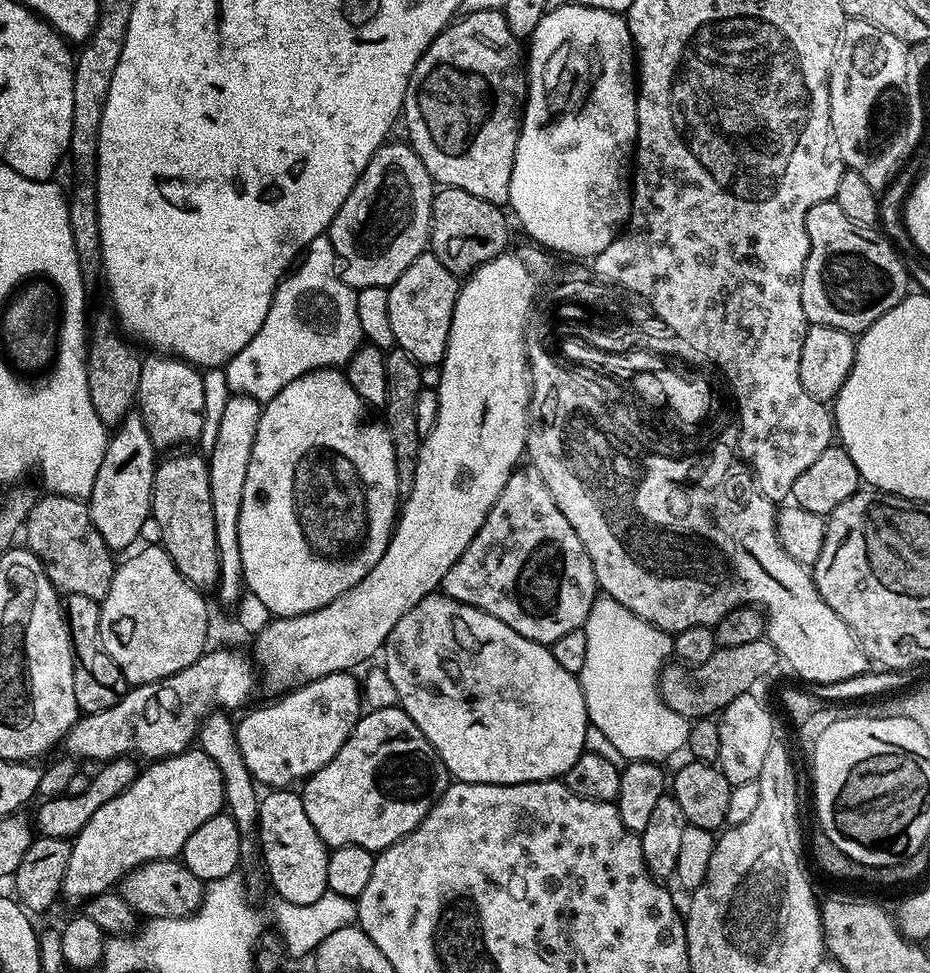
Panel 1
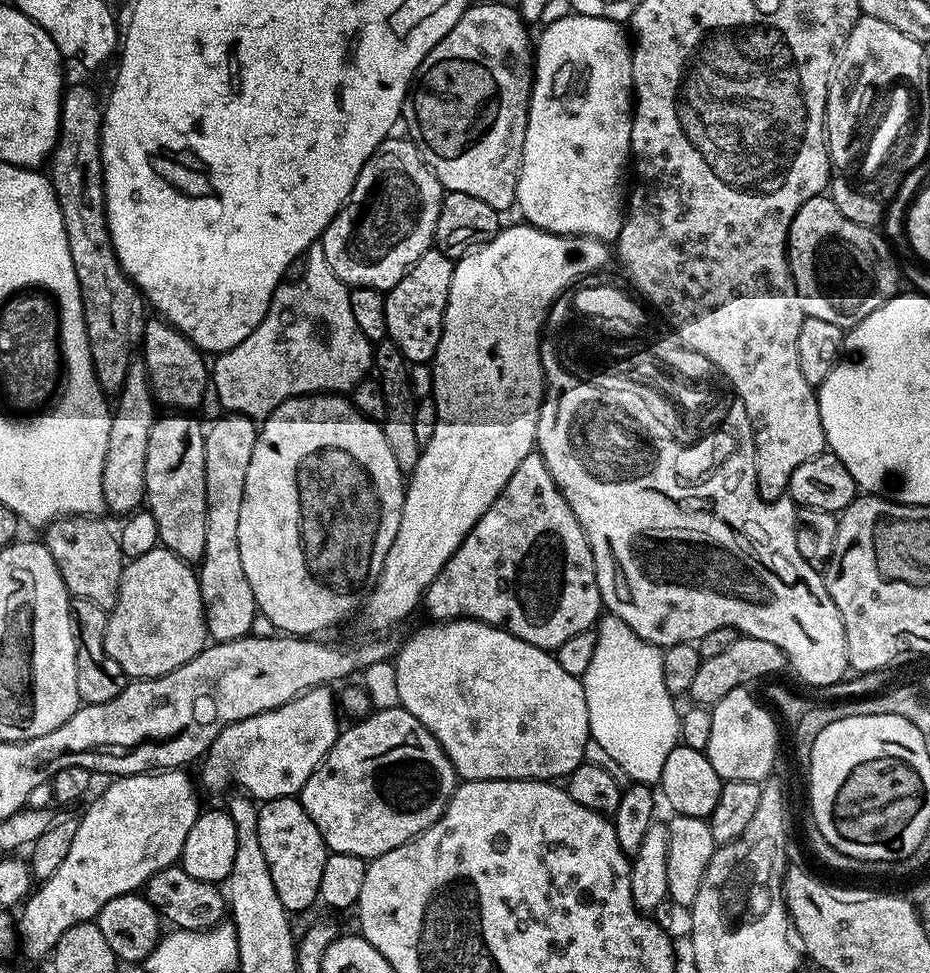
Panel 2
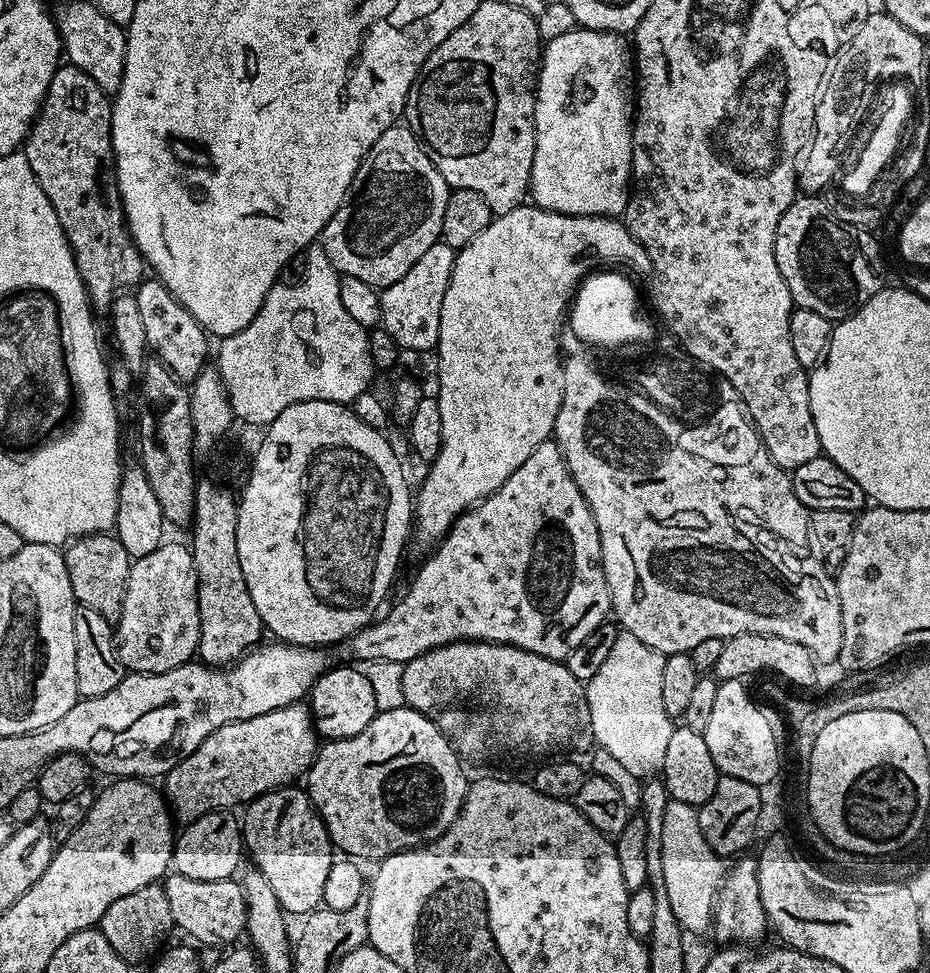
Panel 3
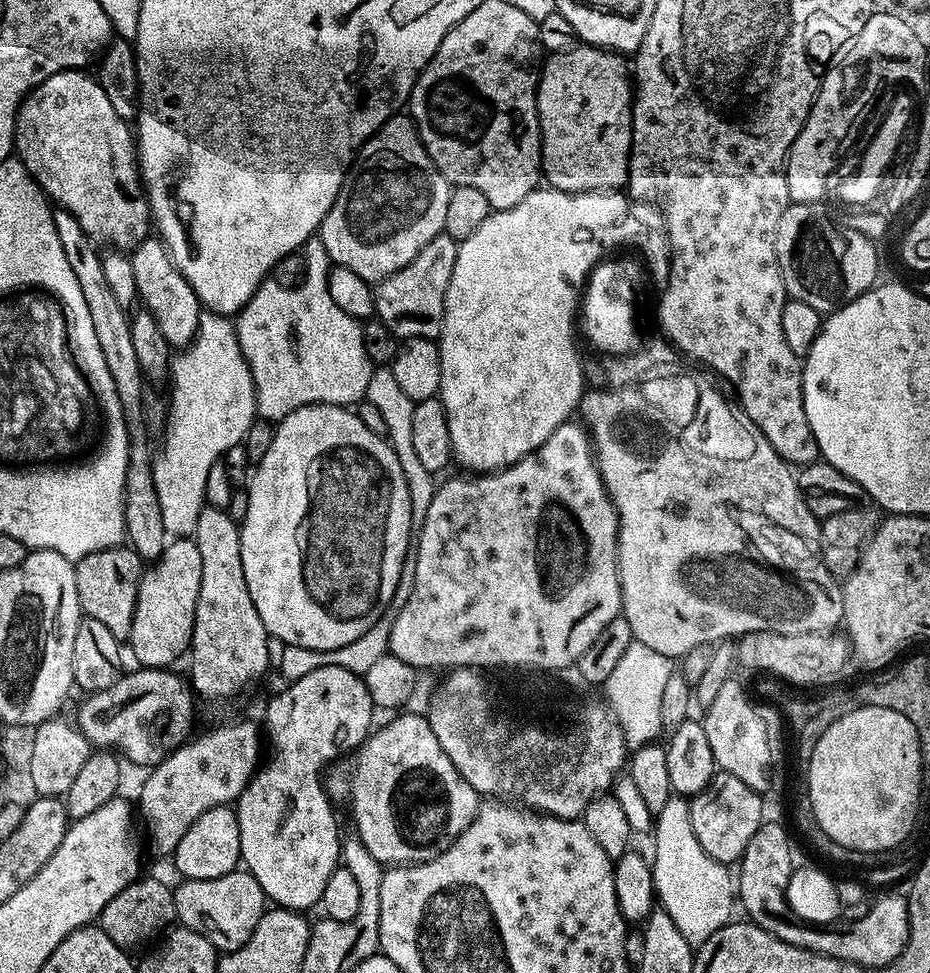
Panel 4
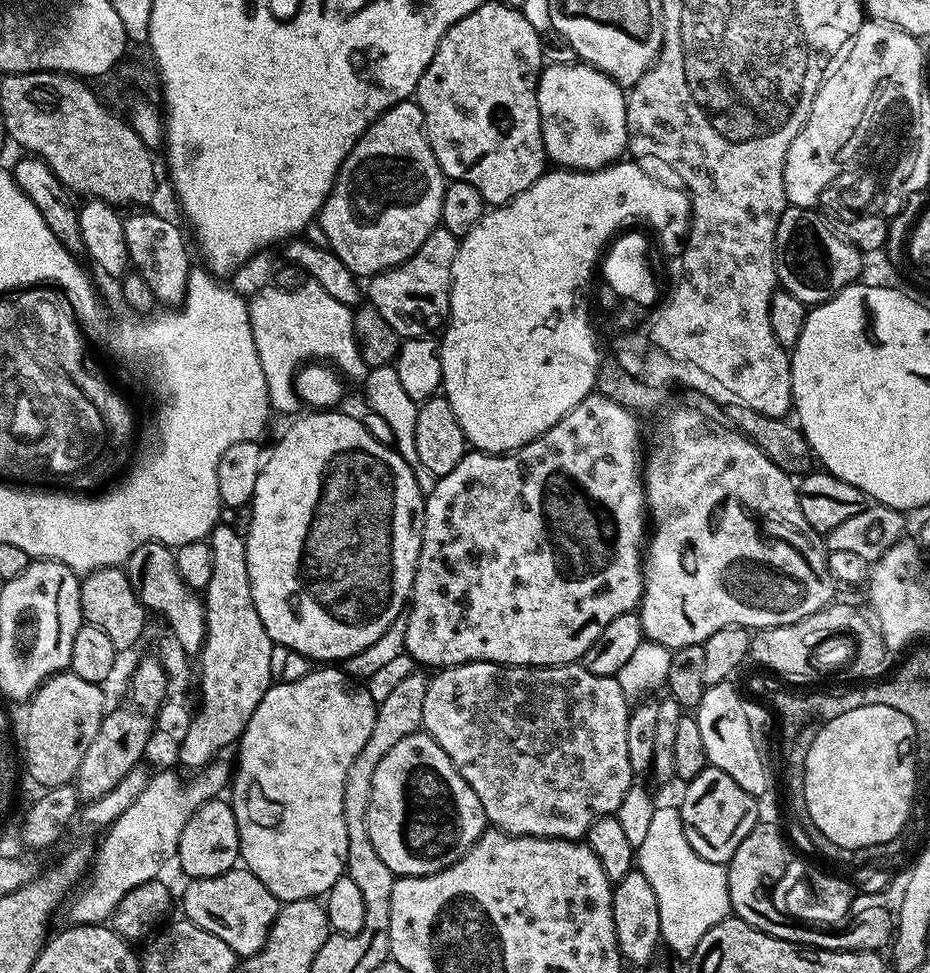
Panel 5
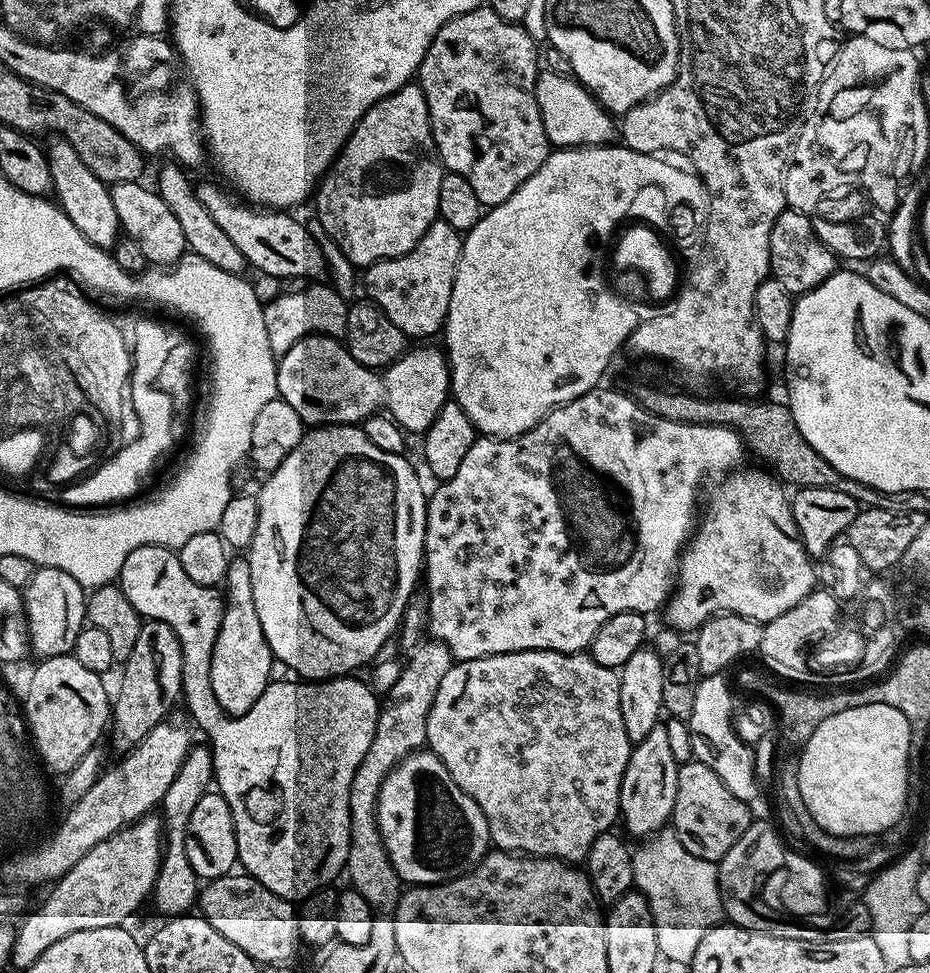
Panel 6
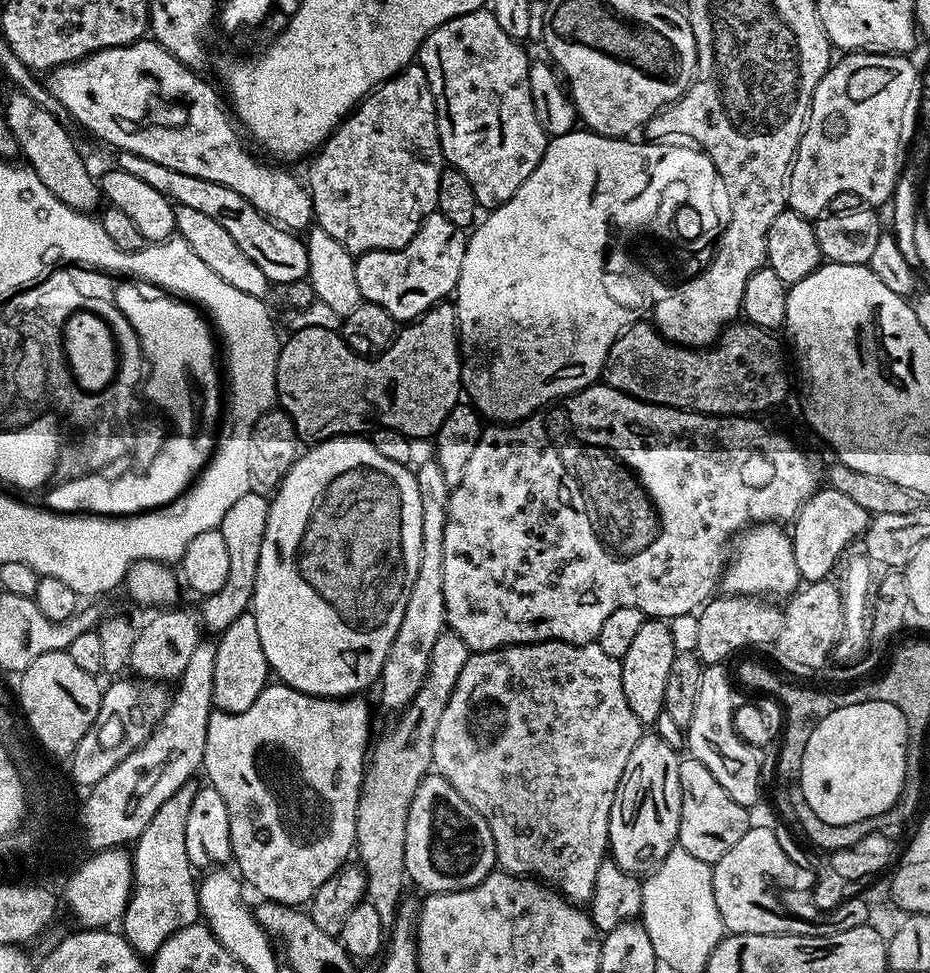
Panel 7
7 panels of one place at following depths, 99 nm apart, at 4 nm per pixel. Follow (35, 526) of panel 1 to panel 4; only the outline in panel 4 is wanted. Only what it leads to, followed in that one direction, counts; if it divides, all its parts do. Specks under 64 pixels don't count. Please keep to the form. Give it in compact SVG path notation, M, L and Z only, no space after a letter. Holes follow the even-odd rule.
M121 546L86 554L86 558L75 561L74 567L74 586L78 586L81 613L102 622L102 626L106 626L116 640L127 641L134 622L134 606L140 578L146 567L145 561L141 560L135 548Z

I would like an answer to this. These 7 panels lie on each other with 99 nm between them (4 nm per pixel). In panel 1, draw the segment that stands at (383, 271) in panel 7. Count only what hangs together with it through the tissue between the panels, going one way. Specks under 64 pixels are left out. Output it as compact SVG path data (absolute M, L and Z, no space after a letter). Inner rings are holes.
M430 250L414 258L406 270L388 289L390 298L390 326L394 329L396 347L406 350L417 364L439 365L446 354L450 338L450 322L454 318L456 295L460 293L458 278Z

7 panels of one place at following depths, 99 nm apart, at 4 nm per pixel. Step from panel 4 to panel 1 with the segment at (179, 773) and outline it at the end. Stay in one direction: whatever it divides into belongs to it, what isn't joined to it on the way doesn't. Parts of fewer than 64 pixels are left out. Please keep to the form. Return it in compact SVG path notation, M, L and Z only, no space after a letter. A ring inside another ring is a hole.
M351 671L335 672L326 674L317 680L311 680L308 684L301 684L299 688L294 688L290 692L285 692L273 704L268 704L265 708L256 708L253 712L245 711L244 717L238 720L235 725L238 746L242 750L242 758L250 770L252 779L257 785L268 790L288 790L292 784L303 782L308 777L313 776L350 738L354 726L362 715L362 691L361 681L352 677Z

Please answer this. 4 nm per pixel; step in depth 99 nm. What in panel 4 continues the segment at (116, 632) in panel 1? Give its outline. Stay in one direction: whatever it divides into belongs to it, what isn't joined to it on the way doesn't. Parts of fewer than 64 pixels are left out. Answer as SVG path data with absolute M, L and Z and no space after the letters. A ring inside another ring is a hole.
M173 539L162 555L151 566L145 567L138 586L134 622L127 638L127 643L132 644L132 656L140 668L171 669L172 663L191 649L194 614L201 586L202 557L198 554L195 539Z

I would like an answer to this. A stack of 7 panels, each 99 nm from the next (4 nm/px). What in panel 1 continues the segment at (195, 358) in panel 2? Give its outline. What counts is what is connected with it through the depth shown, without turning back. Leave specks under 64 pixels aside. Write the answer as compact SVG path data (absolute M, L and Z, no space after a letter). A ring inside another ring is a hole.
M148 354L140 361L142 374L138 378L138 411L142 422L146 422L146 434L157 450L176 450L199 441L202 434L203 410L205 409L205 391L203 389L204 373L196 365L167 354Z

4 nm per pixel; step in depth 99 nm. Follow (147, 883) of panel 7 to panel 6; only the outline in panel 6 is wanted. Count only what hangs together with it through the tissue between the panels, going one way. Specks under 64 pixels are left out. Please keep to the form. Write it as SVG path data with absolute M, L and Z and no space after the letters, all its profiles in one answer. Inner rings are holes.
M193 746L189 748L178 774L174 774L174 780L170 782L164 799L158 805L162 813L163 844L160 869L156 875L156 884L152 887L150 900L151 903L156 903L157 910L162 914L161 917L171 918L191 913L197 903L198 877L186 858L184 831L190 822L190 813L194 810L194 806L198 806L199 800L209 792L213 784L214 762L211 747Z

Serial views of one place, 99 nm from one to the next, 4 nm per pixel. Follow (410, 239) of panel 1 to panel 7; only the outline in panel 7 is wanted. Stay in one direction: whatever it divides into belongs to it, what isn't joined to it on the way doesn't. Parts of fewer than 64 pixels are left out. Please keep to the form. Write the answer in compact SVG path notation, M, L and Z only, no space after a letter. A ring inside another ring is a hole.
M413 62L408 67L402 69L396 76L389 78L387 82L381 84L379 88L373 88L338 125L338 127L328 135L327 140L320 145L318 151L311 157L312 165L308 168L308 180L306 187L308 195L312 198L312 215L314 224L321 227L326 234L334 238L346 249L348 253L359 254L362 252L373 252L374 250L398 250L418 234L422 222L437 211L438 202L438 178L446 166L444 151L440 149L440 139L436 129L436 103L432 97L432 91L426 78L426 70L418 62Z

